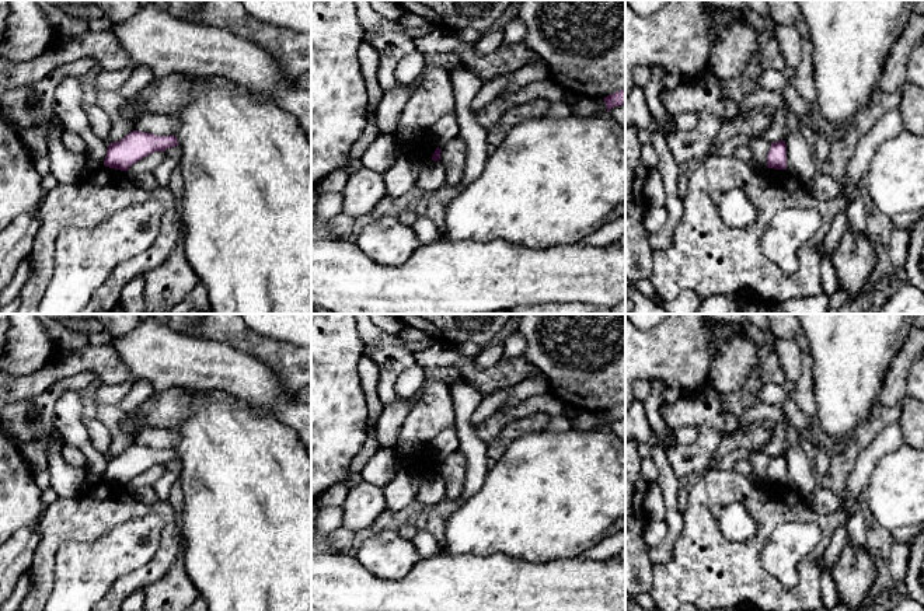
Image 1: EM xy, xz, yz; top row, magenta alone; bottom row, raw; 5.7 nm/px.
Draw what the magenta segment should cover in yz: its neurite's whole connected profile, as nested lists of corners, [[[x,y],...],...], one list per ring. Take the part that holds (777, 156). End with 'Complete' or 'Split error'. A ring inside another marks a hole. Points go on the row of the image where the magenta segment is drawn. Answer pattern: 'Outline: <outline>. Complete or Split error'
Outline: [[[784,140],[771,143],[767,154],[767,167],[774,170],[787,170],[787,144]]]. Complete

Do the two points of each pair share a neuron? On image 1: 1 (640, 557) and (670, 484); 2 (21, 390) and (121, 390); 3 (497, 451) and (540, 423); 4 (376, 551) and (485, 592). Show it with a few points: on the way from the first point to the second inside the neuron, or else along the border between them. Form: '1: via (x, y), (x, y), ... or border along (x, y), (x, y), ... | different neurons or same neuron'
1: border along (649, 551), (652, 562) | different neurons
2: border along (131, 380), (104, 384) | different neurons
3: via (505, 440), (518, 428), (529, 425) | same neuron
4: border along (419, 558), (405, 575), (396, 579), (383, 578) | different neurons

